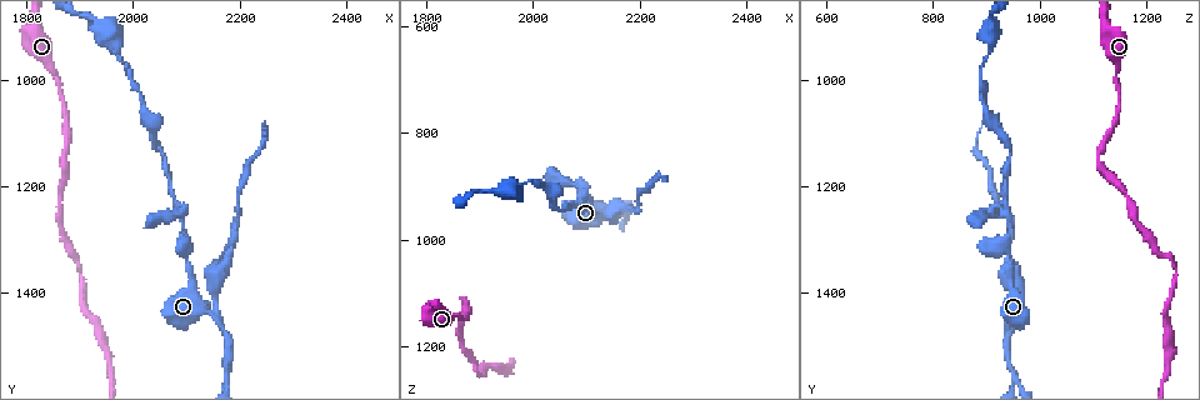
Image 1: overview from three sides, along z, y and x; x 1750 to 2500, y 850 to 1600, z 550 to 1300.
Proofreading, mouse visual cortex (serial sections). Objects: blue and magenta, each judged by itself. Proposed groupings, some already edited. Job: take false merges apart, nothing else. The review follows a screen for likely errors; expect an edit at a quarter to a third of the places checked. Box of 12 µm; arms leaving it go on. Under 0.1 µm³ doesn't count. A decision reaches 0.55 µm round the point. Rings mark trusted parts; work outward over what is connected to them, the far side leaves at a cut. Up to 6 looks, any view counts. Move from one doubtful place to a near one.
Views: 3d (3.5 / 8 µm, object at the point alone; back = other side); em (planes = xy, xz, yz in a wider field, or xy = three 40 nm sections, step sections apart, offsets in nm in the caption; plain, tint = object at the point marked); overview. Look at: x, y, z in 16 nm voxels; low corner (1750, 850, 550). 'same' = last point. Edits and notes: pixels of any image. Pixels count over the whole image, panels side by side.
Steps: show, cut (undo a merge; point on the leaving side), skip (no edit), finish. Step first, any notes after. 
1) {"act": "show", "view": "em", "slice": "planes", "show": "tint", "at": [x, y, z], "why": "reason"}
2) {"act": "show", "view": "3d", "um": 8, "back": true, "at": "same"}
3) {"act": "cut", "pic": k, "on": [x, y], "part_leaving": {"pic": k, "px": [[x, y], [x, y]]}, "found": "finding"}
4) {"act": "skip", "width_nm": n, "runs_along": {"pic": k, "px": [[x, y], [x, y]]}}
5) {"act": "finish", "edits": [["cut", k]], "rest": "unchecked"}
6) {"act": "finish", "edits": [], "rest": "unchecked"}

{"act": "show", "view": "3d", "um": 3.5, "at": [2090, 1255, 940]}

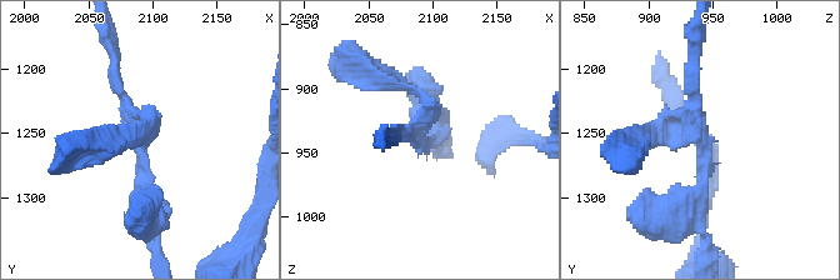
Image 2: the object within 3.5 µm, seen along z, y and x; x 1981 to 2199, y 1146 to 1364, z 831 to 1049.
{"act": "show", "view": "em", "slice": "xy", "step": 2, "show": "tint", "at": [2084, 1250, 936], "why": "now the EM"}

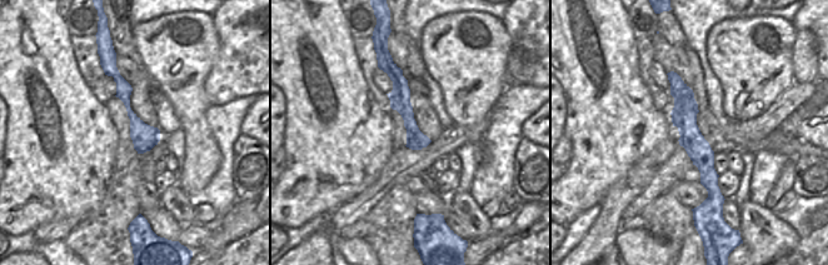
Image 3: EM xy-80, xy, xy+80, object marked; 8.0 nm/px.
{"act": "skip", "runs_along": {"pic": 2, "px": [[151, 210], [114, 56]]}, "found": "one cell here"}

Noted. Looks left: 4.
{"act": "show", "view": "3d", "um": 3.5, "at": [2150, 1440, 955], "why": "small branch off a trunk"}

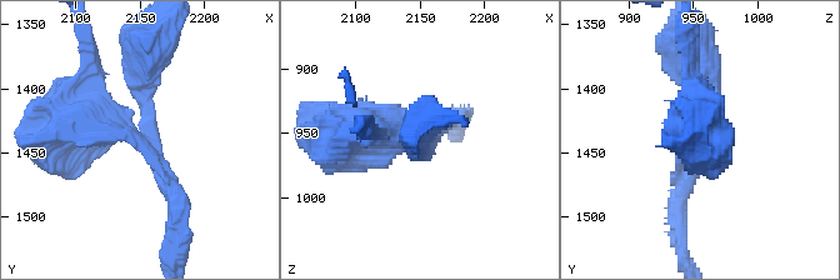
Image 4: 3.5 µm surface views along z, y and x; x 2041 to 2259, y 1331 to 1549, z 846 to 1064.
{"act": "show", "view": "em", "slice": "planes", "show": "tint", "at": "same", "arms": 3, "arm_widths_nm": [200, 250, 500]}

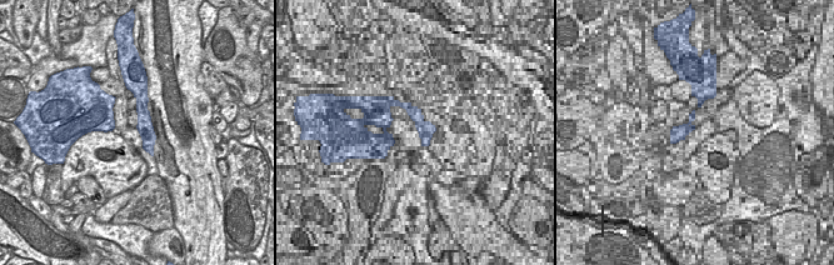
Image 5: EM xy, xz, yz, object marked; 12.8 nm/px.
{"act": "cut", "pic": 4, "on": [155, 81], "part_leaving": {"pic": 4, "px": [[148, 139], [140, 50], [151, 35]]}, "found": "two cells meet here"}

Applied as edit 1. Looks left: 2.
{"act": "show", "view": "3d", "um": 8, "at": [2175, 1560, 955]}

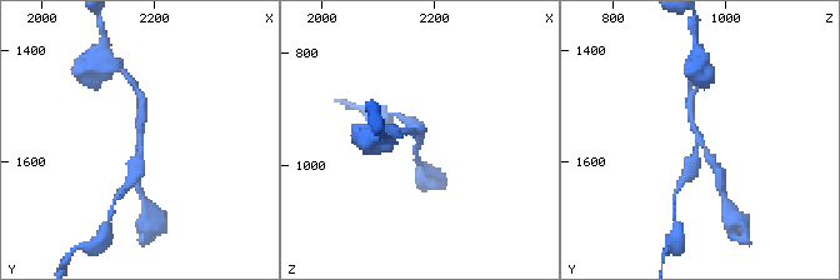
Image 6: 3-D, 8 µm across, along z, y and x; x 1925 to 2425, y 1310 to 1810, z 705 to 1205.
{"act": "show", "view": "em", "slice": "planes", "show": "tint", "at": [2175, 1560, 955], "why": "now the EM"}

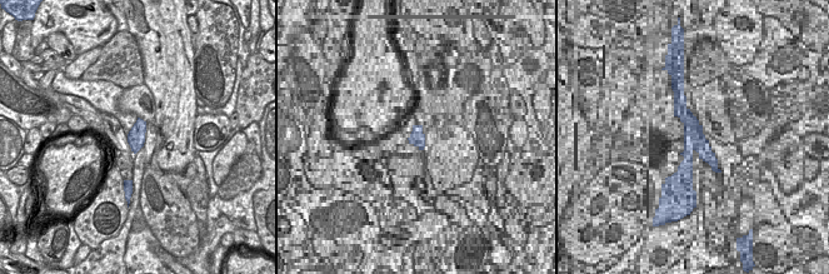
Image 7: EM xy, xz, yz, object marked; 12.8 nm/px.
{"act": "cut", "pic": 6, "on": [688, 164], "arm_widths_nm": [200, 200, 250], "found": "a second cell is stuck on"}

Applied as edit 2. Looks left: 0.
{"act": "finish", "edits": [["cut", 4], ["cut", 6]], "rest": "unchecked"}

